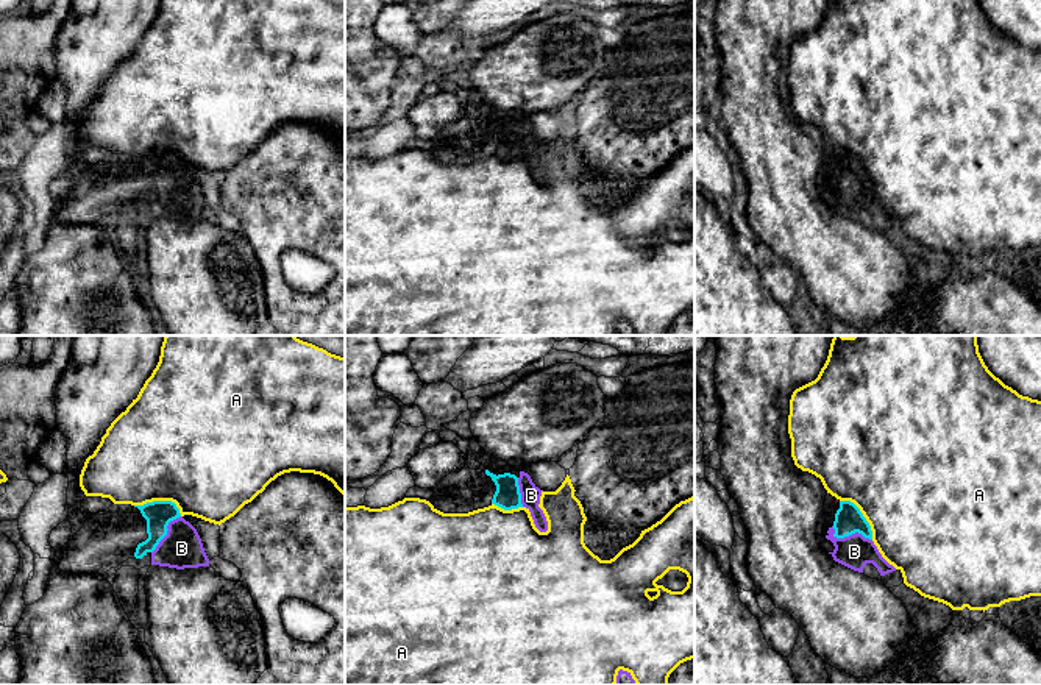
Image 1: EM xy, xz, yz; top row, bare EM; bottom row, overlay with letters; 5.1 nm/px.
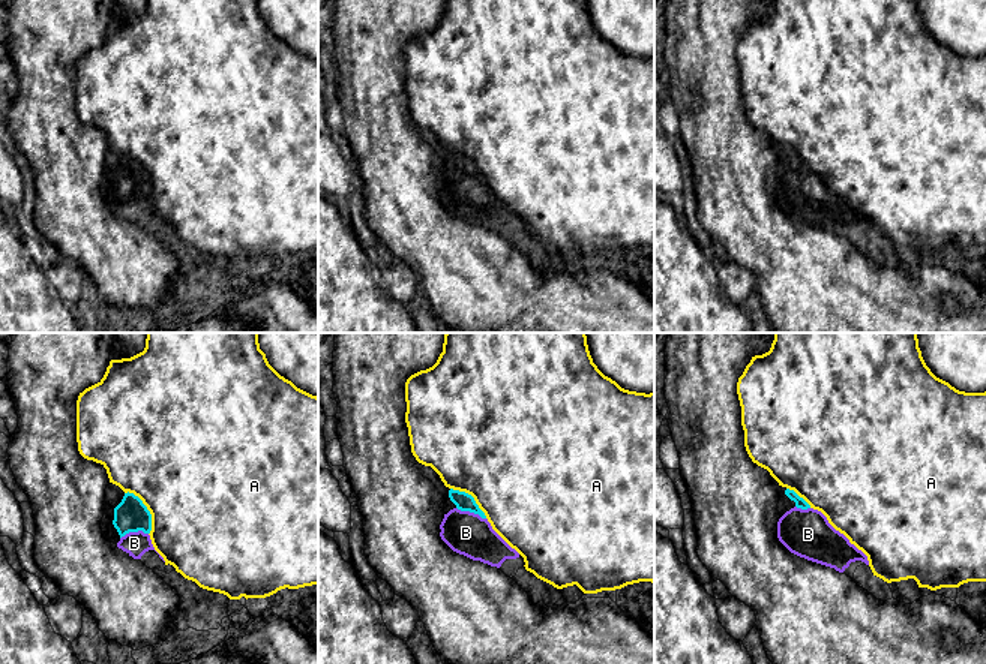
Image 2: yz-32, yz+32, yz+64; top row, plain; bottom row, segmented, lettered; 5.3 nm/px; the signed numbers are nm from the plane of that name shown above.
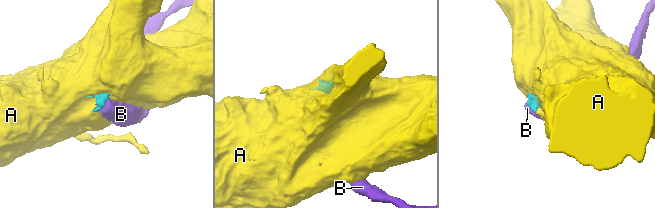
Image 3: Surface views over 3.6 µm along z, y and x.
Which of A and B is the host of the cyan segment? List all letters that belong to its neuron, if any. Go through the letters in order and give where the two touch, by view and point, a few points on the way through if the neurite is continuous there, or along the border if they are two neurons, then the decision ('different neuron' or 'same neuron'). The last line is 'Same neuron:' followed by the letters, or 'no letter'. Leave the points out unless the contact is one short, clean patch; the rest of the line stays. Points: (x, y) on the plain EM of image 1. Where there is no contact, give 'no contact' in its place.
A: contact xy (161, 152); border xy (135, 156), (172, 152), (181, 166); different neuron
B: contact yz (849, 184); way yz (848, 170), (849, 184), (854, 202); same neuron
Same neuron: B

